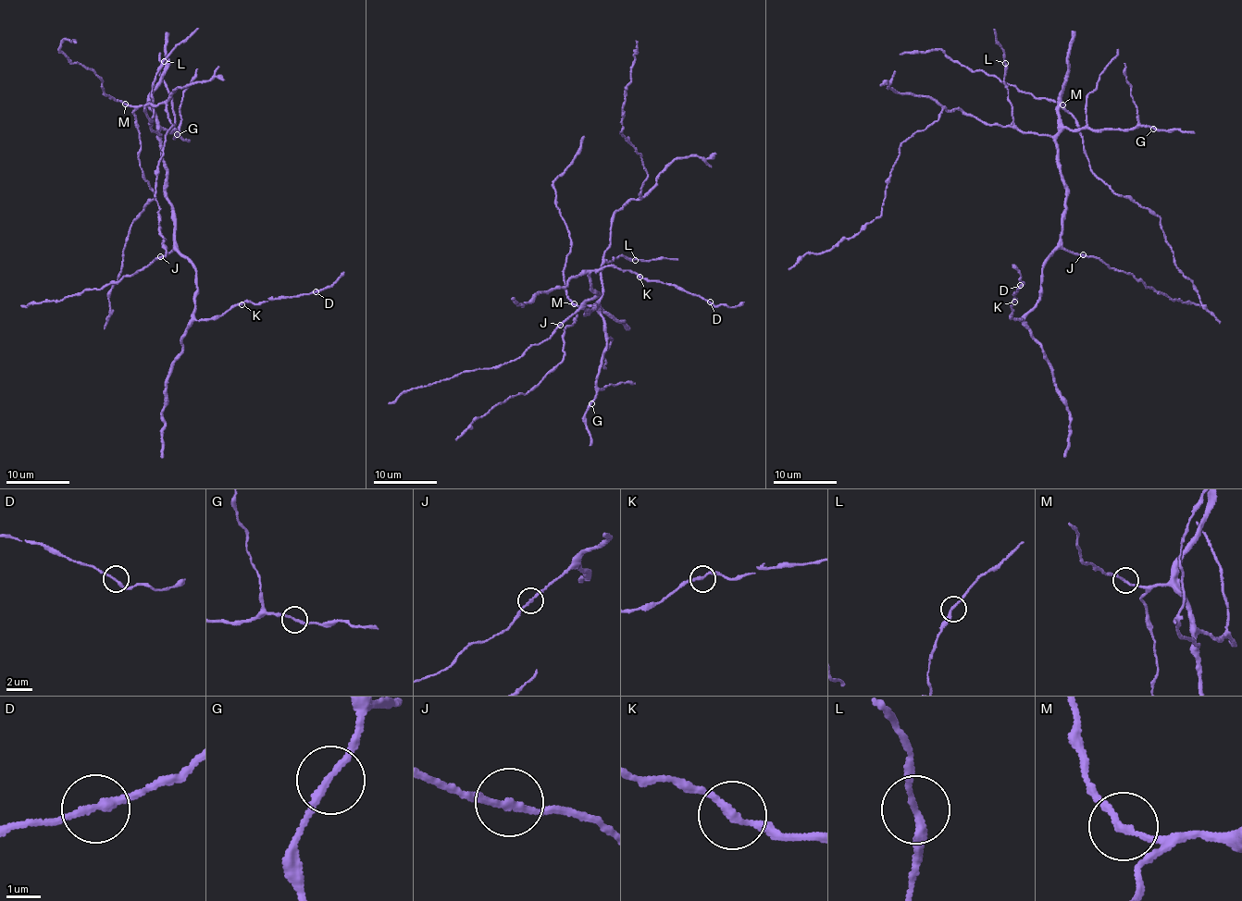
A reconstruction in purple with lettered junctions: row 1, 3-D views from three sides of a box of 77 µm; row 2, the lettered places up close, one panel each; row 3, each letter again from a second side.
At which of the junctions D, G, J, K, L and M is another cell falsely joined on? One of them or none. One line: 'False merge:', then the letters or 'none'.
False merge: none

